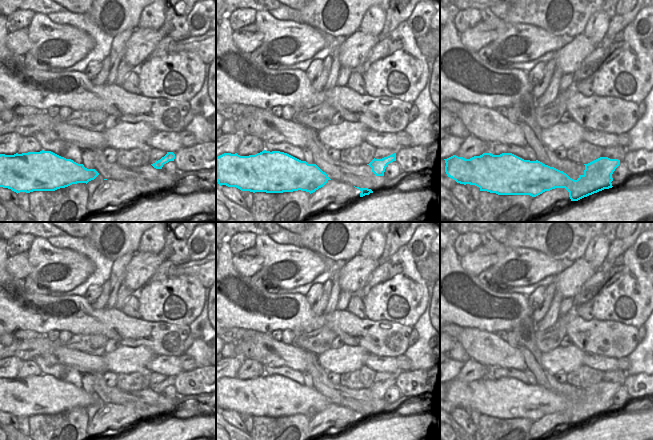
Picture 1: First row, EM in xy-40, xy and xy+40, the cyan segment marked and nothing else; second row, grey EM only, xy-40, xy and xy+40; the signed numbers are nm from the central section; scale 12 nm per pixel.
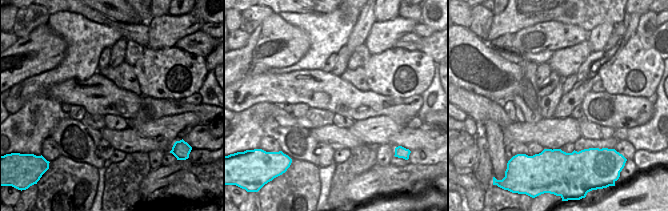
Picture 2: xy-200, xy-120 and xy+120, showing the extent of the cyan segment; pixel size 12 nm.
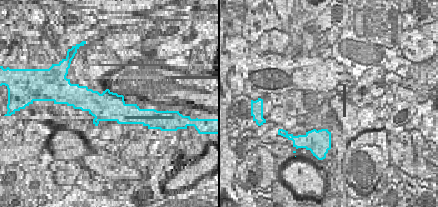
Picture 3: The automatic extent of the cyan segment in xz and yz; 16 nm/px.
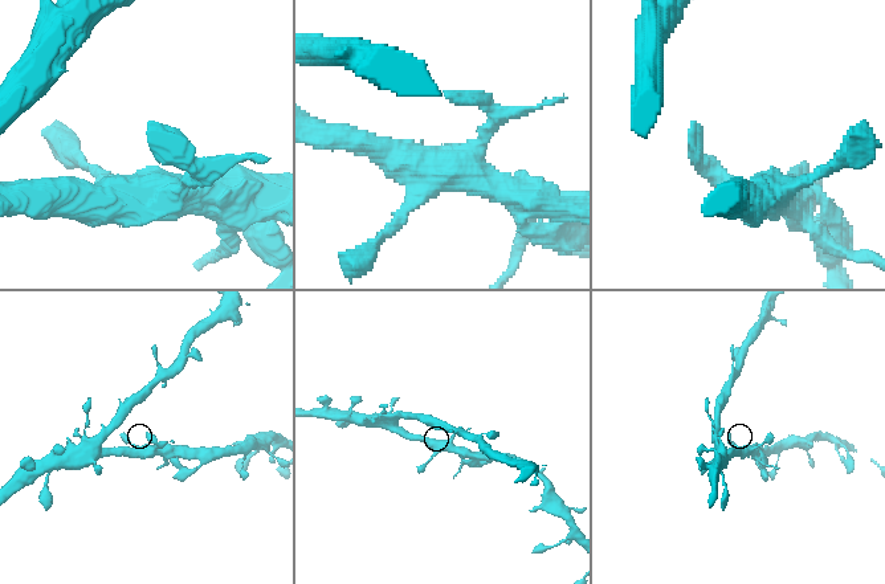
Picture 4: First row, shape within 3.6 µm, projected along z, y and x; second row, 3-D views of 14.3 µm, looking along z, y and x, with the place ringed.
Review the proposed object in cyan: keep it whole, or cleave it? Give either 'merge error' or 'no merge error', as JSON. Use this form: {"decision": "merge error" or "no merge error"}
{"decision": "no merge error"}

